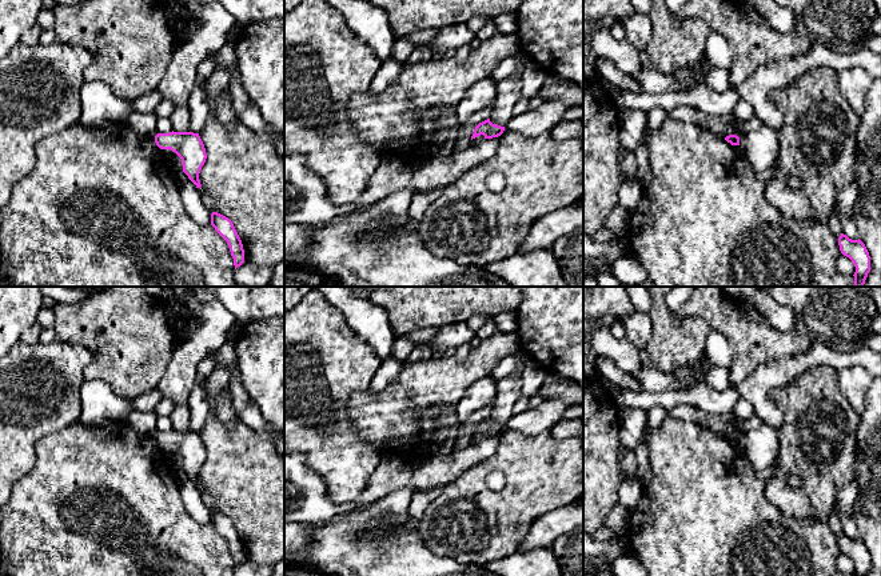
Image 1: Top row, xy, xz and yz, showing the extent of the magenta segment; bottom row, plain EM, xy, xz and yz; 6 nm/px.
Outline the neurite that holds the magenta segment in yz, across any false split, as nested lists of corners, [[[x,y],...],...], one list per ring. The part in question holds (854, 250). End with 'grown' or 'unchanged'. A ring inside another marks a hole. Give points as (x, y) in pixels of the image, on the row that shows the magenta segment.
[[[841,233],[838,245],[841,253],[849,257],[856,267],[853,287],[864,287],[868,273],[870,272],[870,256],[865,244],[860,239],[852,240]]] | unchanged

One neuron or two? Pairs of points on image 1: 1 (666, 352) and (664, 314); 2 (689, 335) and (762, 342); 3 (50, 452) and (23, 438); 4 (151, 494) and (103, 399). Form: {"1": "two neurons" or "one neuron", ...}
{"1": "one neuron", "2": "two neurons", "3": "two neurons", "4": "two neurons"}

